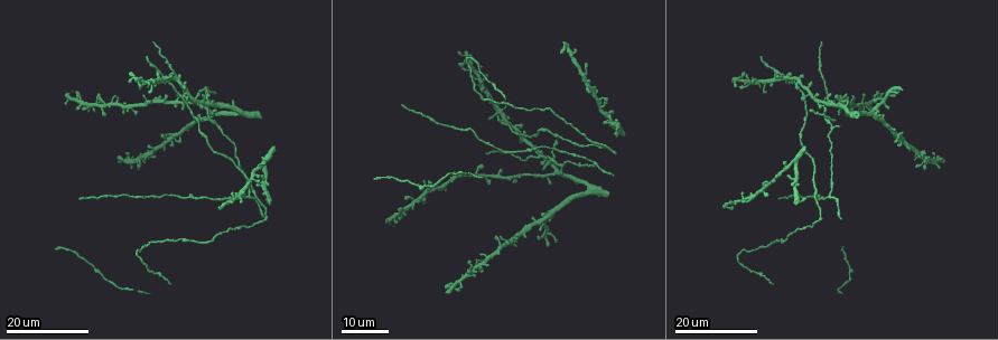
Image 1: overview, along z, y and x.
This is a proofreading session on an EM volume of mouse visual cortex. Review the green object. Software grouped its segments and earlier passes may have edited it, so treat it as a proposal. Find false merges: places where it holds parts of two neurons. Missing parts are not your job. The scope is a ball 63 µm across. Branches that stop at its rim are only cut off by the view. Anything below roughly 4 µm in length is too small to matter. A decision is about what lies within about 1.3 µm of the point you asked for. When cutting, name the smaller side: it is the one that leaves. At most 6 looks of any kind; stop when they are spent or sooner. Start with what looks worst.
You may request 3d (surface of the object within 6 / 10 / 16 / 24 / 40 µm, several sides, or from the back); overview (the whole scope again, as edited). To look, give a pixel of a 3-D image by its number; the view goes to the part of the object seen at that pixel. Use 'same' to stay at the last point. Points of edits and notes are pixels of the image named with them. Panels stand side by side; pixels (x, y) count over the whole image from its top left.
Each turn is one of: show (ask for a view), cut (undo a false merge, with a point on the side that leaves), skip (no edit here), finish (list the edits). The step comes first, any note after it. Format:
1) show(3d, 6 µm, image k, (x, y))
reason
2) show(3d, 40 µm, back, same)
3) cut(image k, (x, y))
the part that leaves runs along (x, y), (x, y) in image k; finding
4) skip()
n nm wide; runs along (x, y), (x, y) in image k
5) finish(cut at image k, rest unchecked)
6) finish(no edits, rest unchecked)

show(3d, 24 µm, image 1, (822, 103))
four arms meet

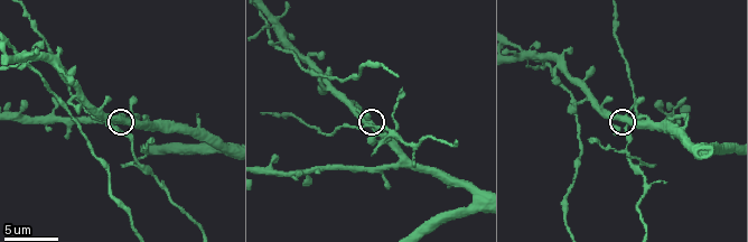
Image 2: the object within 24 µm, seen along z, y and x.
show(3d, 10 µm, image 2, (114, 118))

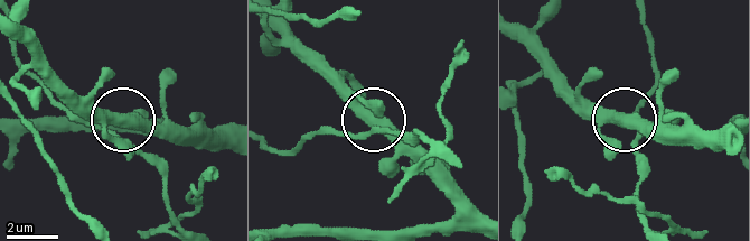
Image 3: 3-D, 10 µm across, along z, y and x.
skip()
runs along (268, 31), (300, 51), (427, 170) in image 3; all the same neuron

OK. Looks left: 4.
show(3d, 6 µm, image 2, (280, 50))
three arms meet

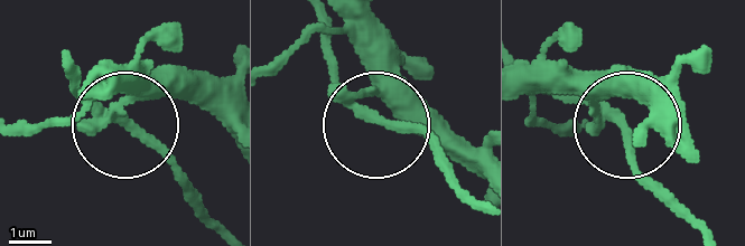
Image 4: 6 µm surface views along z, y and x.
skip()
230 nm wide; continuous, no second neuron

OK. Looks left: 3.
show(3d, 24 µm, image 1, (595, 161))
three-way junction

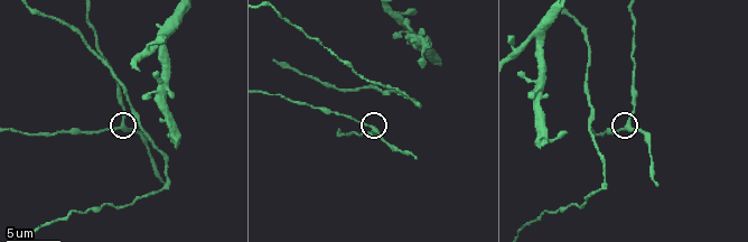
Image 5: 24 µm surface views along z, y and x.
show(3d, 10 µm, image 5, (370, 126))
zoom in

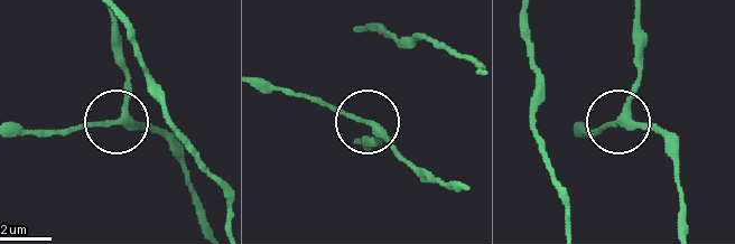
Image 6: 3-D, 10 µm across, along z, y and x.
skip()
side arm 8 µm; 3 arms; one neuron here

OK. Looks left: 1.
finish(no edits, rest unchecked)

